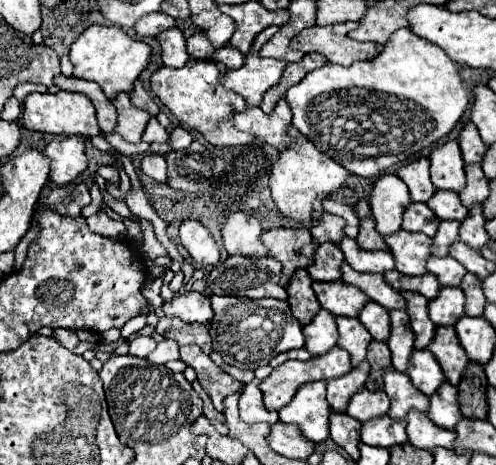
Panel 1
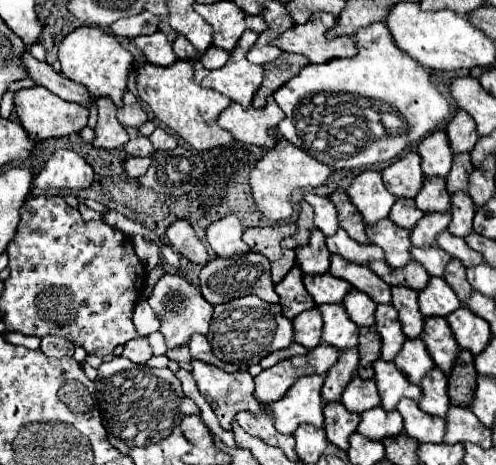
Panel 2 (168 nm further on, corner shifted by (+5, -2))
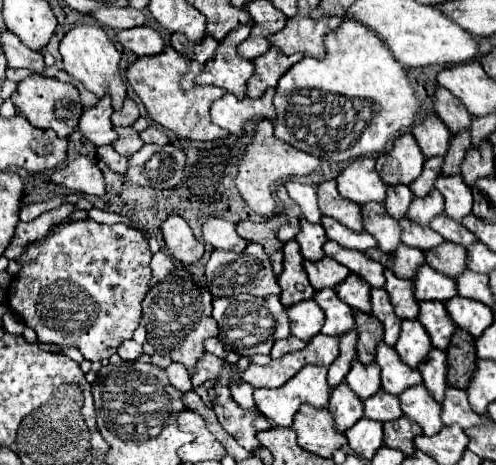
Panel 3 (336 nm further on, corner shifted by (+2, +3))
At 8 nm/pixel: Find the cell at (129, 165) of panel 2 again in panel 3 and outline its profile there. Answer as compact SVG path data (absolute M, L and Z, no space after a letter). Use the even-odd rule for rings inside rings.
M100 146L100 148L96 148L96 152L98 152L100 158L104 158L104 162L106 162L114 172L118 172L118 174L124 174L124 172L126 172L126 168L128 168L128 158L126 158L126 156L120 156L112 146Z

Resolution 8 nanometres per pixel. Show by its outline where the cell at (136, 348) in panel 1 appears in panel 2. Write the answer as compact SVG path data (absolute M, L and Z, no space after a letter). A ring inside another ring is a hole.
M137 337L137 339L131 339L125 343L125 349L123 349L123 357L131 359L133 363L147 363L151 359L151 345L145 337Z

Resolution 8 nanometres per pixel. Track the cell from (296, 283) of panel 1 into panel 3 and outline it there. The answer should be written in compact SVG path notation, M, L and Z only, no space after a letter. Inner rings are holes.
M296 240L284 244L284 272L278 276L278 286L282 288L280 302L284 306L292 306L300 300L310 300L314 296L314 288L308 282L308 276L302 268L302 254Z

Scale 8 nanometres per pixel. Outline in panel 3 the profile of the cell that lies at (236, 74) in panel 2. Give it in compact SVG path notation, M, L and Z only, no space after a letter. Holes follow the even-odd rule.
M240 26L232 30L220 42L214 58L202 66L202 72L196 76L196 82L224 88L226 92L232 92L238 100L242 100L246 96L246 82L252 76L254 66L250 60L238 56L236 46L246 40L248 34L250 26Z

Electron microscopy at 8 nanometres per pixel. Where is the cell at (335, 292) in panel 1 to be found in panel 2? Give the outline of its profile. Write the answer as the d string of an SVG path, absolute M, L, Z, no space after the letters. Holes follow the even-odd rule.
M325 273L323 277L309 277L305 275L305 289L313 297L315 305L325 305L325 303L343 303L343 297L351 291L351 285L343 279L331 277Z

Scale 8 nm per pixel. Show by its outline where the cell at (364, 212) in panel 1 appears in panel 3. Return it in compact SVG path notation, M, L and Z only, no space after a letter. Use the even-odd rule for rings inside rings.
M328 180L322 182L320 186L316 186L316 194L318 194L318 206L320 212L324 216L332 216L334 220L342 222L344 226L362 232L362 216L360 216L360 206L356 202L344 200L338 190L336 190L336 180Z

